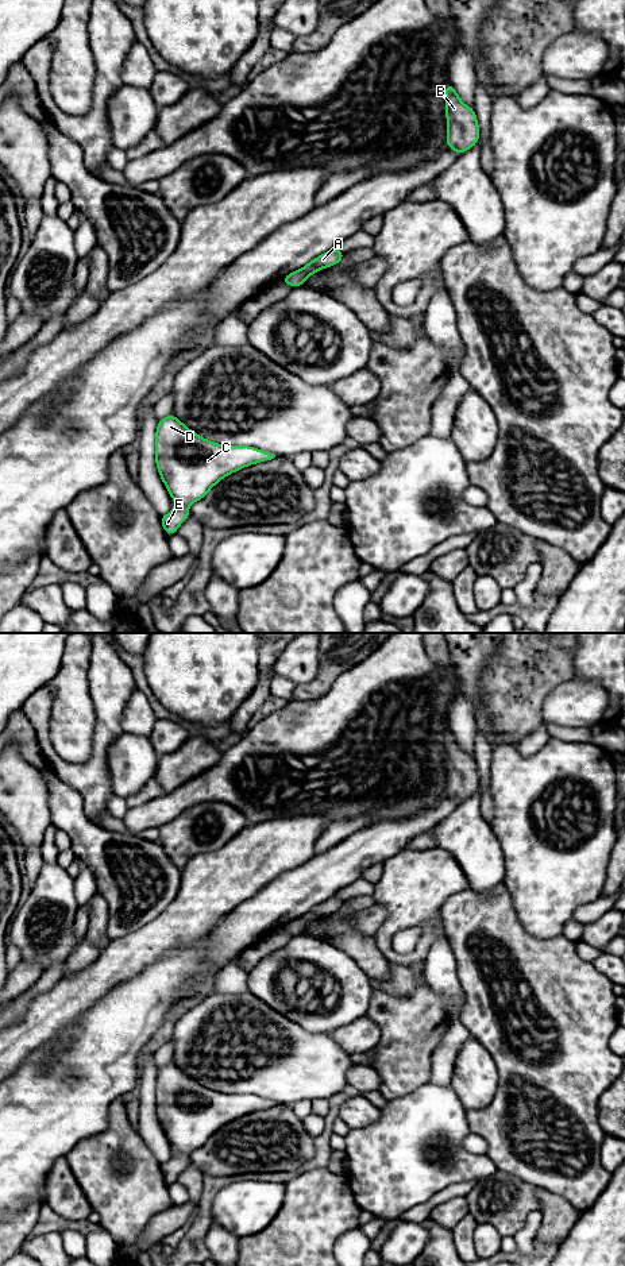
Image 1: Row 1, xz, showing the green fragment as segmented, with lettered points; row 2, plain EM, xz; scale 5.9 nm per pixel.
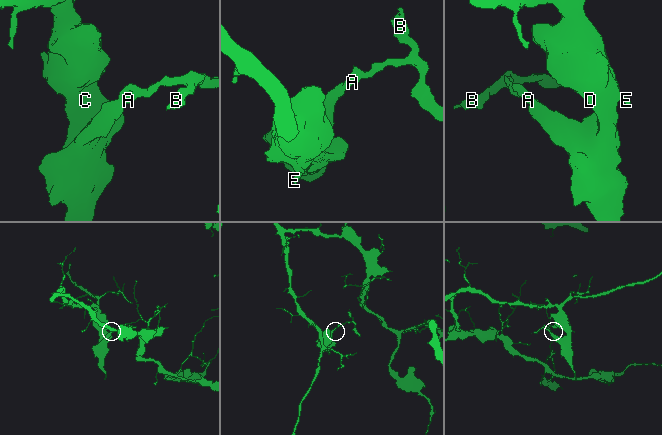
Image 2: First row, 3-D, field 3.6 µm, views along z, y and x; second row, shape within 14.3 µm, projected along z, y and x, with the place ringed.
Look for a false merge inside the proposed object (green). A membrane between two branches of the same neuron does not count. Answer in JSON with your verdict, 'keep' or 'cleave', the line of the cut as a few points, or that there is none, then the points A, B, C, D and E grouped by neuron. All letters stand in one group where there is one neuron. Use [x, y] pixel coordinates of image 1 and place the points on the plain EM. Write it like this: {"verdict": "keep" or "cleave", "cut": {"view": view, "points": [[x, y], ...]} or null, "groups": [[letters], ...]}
{"verdict": "cleave", "cut": {"view": "xz", "points": [[301, 917], [308, 923]]}, "groups": [["A", "B"], ["C", "D", "E"]]}

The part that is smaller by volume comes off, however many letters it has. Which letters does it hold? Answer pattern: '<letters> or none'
A, B

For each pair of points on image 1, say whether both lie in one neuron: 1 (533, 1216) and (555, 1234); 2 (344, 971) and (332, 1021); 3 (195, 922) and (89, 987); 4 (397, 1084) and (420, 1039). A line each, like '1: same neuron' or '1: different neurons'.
1: different neurons
2: same neuron
3: same neuron
4: same neuron

